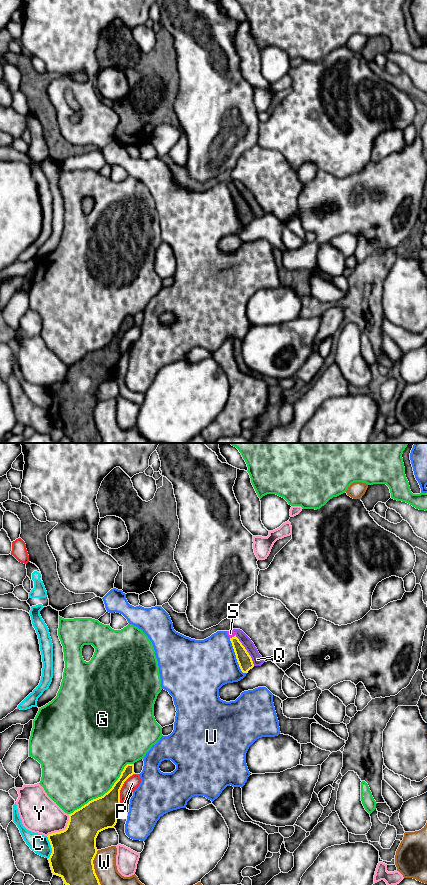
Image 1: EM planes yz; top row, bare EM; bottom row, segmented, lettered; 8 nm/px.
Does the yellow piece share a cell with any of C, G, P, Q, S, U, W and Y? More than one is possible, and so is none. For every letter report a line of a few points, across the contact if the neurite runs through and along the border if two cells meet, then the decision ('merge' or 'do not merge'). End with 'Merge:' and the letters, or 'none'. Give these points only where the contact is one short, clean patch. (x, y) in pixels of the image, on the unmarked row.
C: do not merge
G: do not merge
P: do not merge
Q: do not merge
S: line yz (245, 214), (232, 189), (230, 185); merge
U: do not merge
W: do not merge
Y: do not merge
Merge: S

